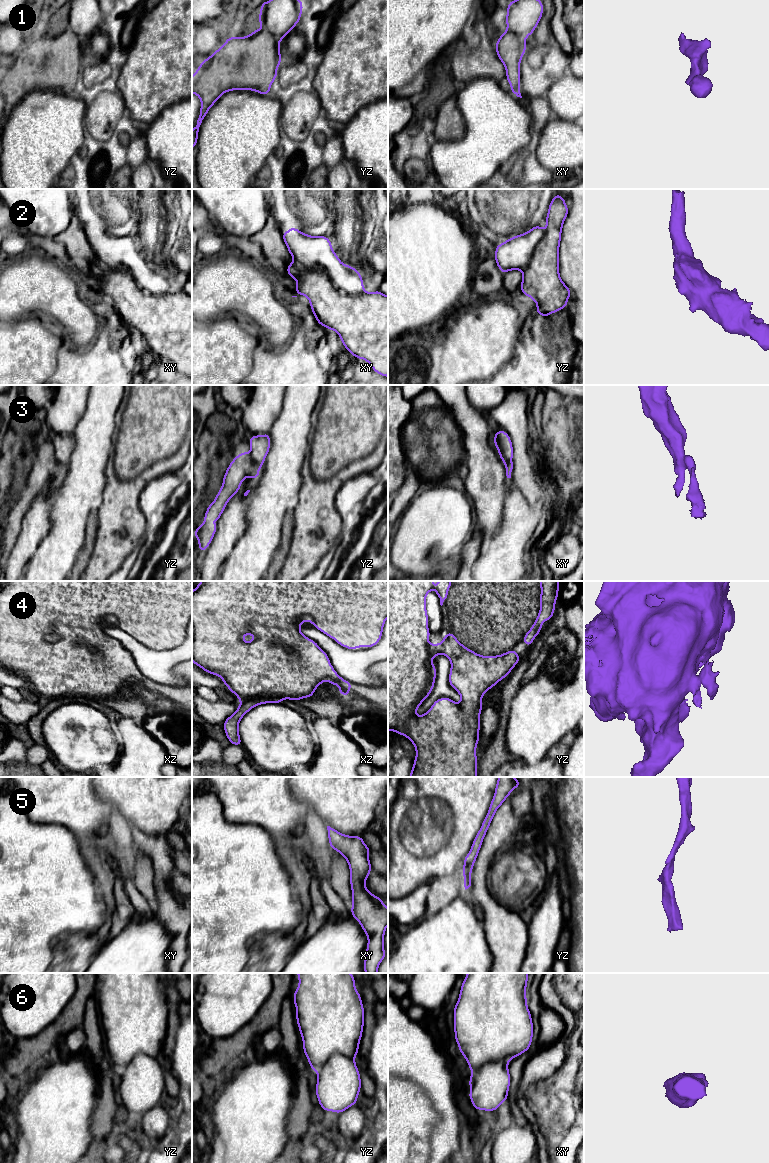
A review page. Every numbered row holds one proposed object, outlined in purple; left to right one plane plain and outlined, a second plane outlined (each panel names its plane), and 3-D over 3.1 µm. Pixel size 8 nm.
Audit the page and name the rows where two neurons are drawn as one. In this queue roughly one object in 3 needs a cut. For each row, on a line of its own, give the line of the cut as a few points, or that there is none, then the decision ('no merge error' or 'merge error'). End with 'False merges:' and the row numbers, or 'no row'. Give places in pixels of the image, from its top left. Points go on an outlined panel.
1: cut none; no merge error
2: cut xy (295, 262), (308, 270), (319, 266), (342, 293), (363, 291); merge error
3: cut none; no merge error
4: cut xz (313, 692), (307, 696), (257, 695), (241, 700); merge error
5: cut none; no merge error
6: cut none; no merge error
False merges: 2, 4

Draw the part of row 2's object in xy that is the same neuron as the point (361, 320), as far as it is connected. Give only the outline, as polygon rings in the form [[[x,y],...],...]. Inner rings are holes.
[[[290,263],[287,273],[298,283],[295,292],[309,299],[318,324],[335,330],[344,348],[354,357],[366,360],[376,373],[388,377],[388,296],[379,290],[342,294],[333,287],[327,273],[319,266],[308,271],[296,263]]]

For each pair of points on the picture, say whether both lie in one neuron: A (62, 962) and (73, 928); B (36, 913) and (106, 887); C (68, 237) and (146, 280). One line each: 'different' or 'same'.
A: different
B: different
C: different

